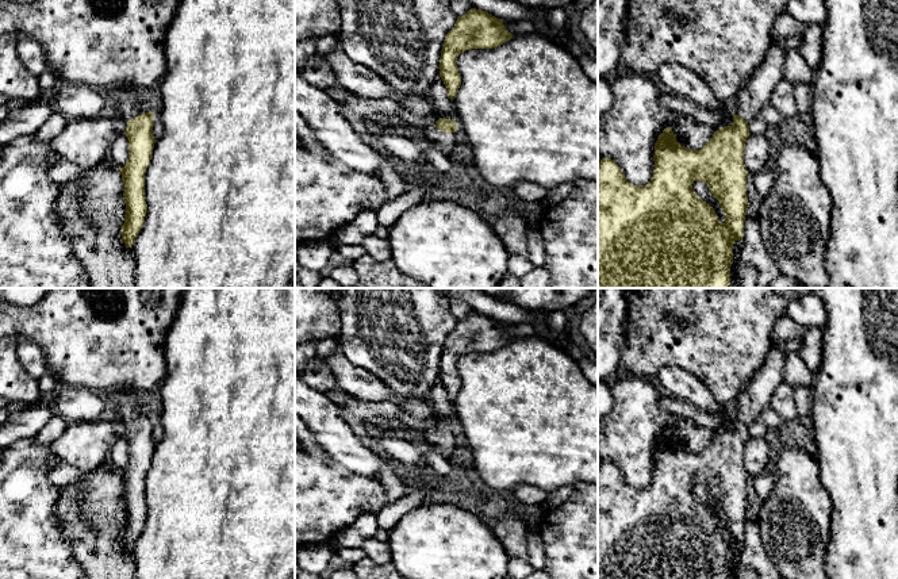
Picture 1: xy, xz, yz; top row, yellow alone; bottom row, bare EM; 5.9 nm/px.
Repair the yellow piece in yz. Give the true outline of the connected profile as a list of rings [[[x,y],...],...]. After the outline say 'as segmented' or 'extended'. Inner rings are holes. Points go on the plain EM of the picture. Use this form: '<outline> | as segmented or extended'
[[[775,342],[761,368],[736,399],[732,415],[733,427],[717,433],[701,452],[682,449],[671,430],[665,430],[655,446],[655,473],[646,488],[634,488],[625,482],[622,472],[611,461],[598,467],[598,579],[730,579],[733,547],[744,540],[748,511],[744,452],[751,438],[748,426],[759,421],[761,411],[770,407],[774,391],[783,381],[784,364],[788,357],[787,344]],[[695,484],[707,487],[719,505],[725,525],[721,526],[714,511],[692,492]]] | extended

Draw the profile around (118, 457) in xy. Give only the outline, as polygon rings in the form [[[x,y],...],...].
[[[124,436],[116,438],[111,448],[108,460],[118,471],[126,468],[128,463],[128,442]]]

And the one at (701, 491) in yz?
[[[694,484],[692,492],[703,505],[709,506],[714,511],[718,524],[725,526],[724,513],[719,505],[711,498],[707,487],[703,484]]]

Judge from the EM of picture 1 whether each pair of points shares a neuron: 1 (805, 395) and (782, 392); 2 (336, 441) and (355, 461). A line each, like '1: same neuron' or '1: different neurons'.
1: different neurons
2: same neuron

